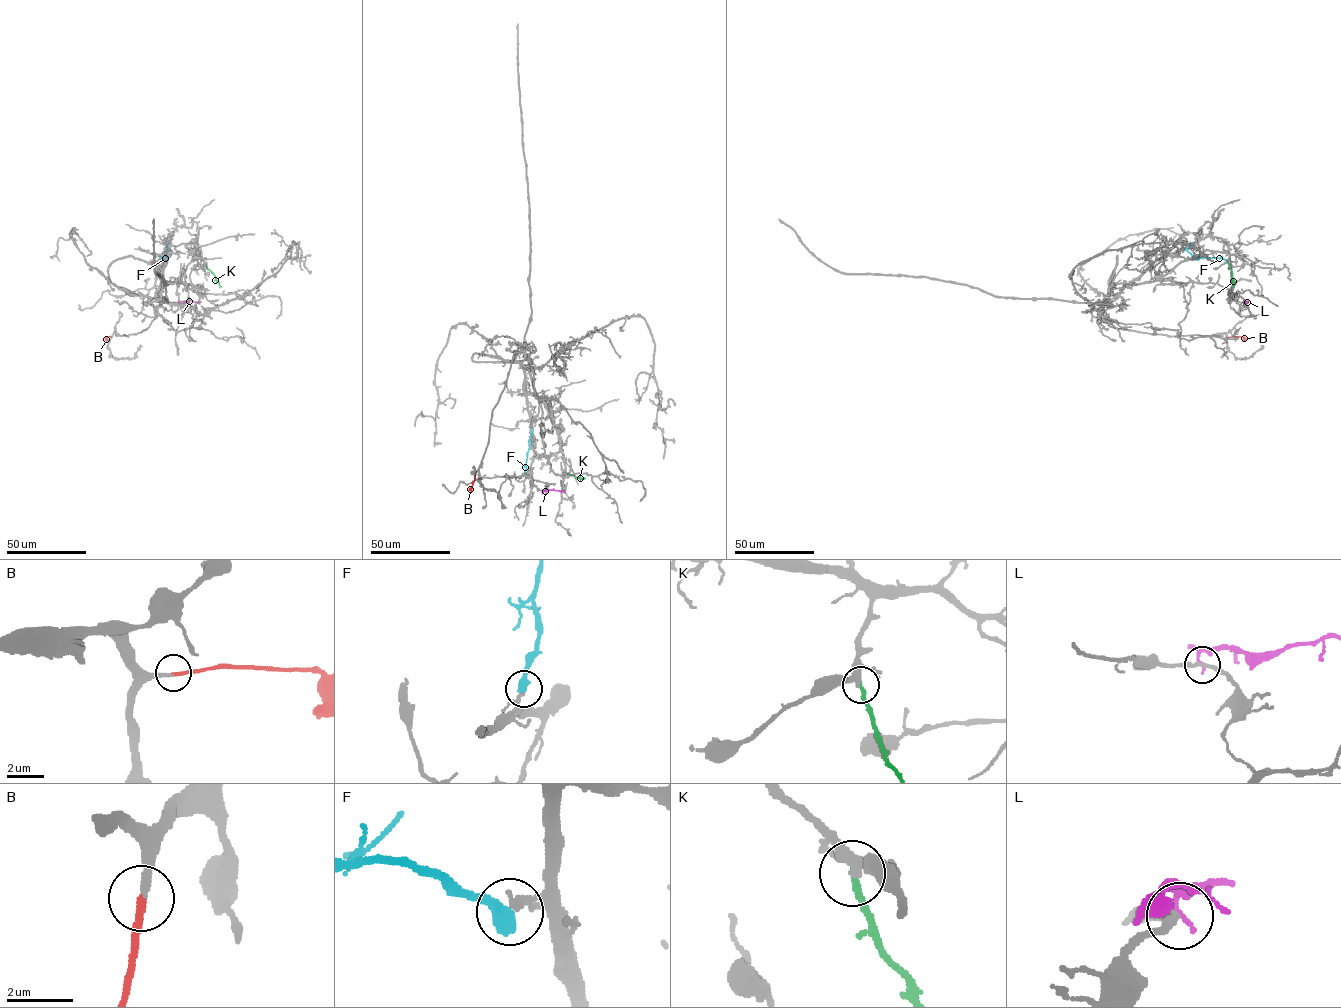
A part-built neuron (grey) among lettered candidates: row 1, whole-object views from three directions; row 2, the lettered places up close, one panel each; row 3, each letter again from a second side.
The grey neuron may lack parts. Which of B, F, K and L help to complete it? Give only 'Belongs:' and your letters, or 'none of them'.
Belongs: B, K

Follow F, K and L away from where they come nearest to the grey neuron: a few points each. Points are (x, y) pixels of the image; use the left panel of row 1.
F: (161, 260), (166, 259), (166, 242)
K: (204, 263), (219, 287)
L: (179, 302), (201, 302)

